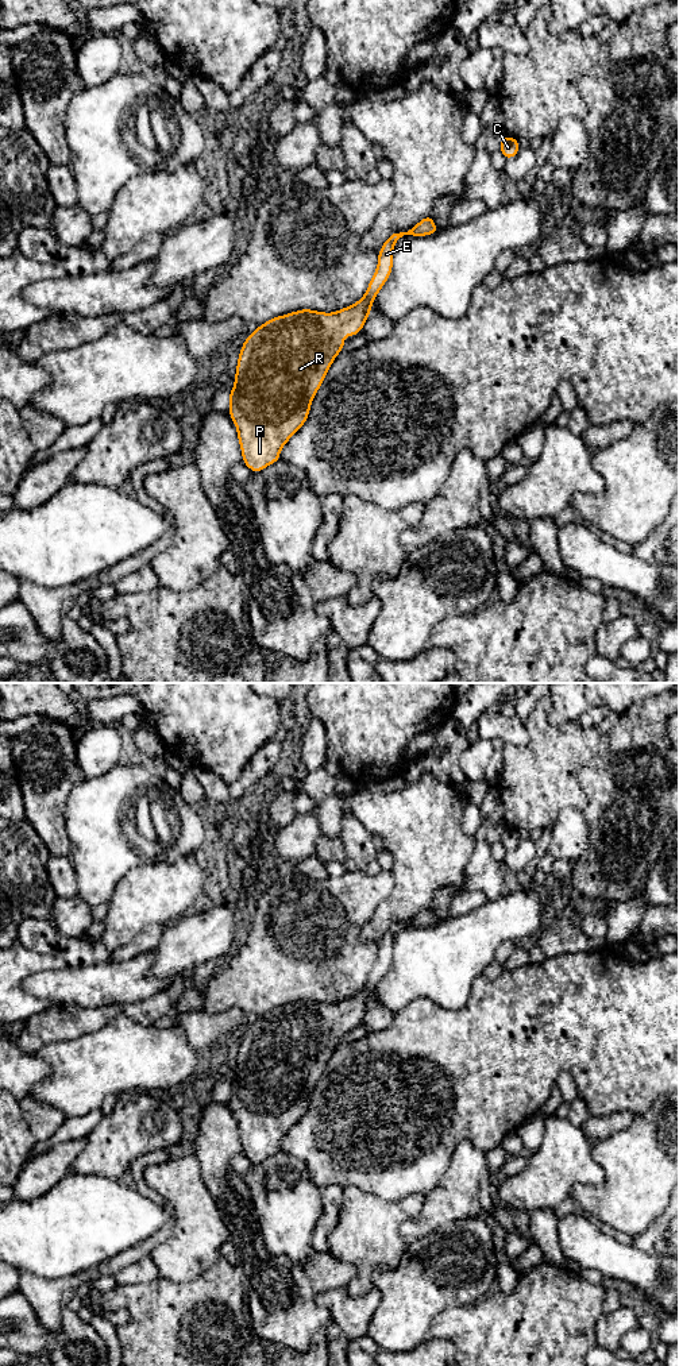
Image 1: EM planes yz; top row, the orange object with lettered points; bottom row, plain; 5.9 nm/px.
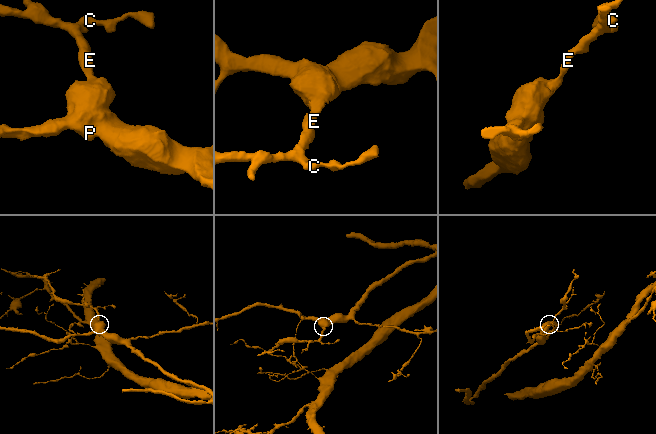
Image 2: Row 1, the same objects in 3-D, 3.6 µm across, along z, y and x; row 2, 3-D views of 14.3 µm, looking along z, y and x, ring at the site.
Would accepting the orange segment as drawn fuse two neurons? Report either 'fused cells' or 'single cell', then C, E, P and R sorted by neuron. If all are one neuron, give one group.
single cell; C E P R

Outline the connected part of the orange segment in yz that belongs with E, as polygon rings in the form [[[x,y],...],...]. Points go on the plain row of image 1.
[[[431,906],[412,921],[393,923],[378,944],[378,956],[363,988],[340,1002],[317,1003],[301,1000],[267,1011],[247,1027],[236,1056],[235,1076],[229,1081],[228,1104],[236,1118],[243,1154],[261,1164],[281,1150],[279,1143],[309,1108],[312,1091],[319,1083],[335,1049],[347,1034],[344,1027],[362,1023],[373,993],[386,975],[393,960],[393,939],[404,927],[427,927],[439,921]]]

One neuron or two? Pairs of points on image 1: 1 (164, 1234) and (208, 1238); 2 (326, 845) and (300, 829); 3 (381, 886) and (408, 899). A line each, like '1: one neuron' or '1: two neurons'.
1: two neurons
2: two neurons
3: two neurons

